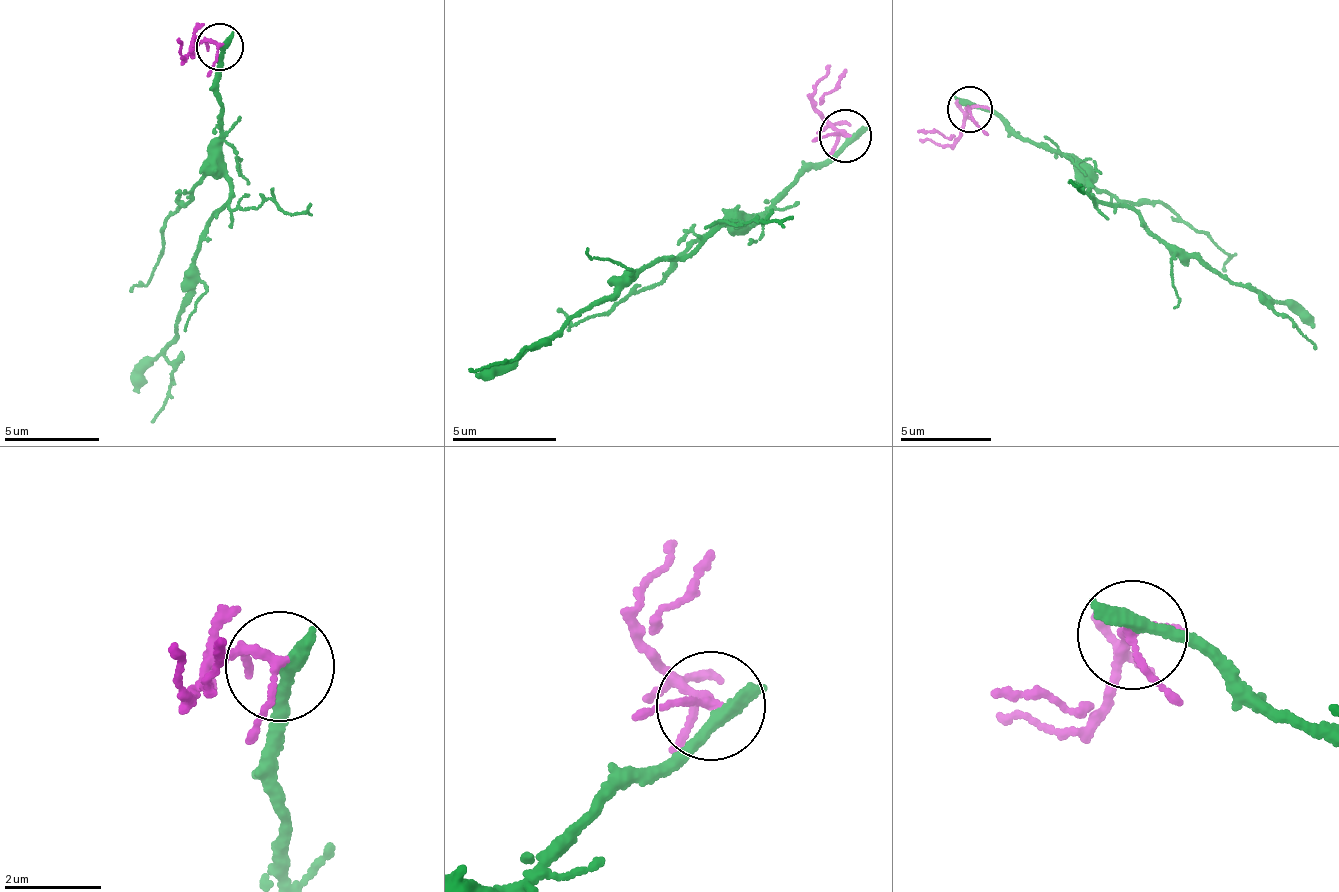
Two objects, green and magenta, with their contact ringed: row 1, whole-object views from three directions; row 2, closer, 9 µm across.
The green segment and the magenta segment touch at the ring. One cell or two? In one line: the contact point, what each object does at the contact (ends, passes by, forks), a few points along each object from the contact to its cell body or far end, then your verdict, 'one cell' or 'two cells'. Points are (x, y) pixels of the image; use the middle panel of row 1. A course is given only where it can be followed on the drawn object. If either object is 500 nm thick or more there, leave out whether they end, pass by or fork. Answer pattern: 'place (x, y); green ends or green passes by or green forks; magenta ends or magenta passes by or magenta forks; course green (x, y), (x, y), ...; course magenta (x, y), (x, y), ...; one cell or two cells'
place (845, 136); green ends; magenta forks; course green (845, 140), (755, 215), (730, 222), (685, 252), (634, 276), (527, 351), (469, 369); course magenta (845, 135), (816, 104), (817, 77), (832, 64); one cell

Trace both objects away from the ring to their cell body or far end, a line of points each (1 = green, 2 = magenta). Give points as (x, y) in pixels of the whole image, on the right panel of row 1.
1: (973, 108), (1072, 162), (1091, 194), (1132, 212), (1172, 246), (1258, 295), (1315, 350)
2: (969, 109), (956, 138), (934, 146), (918, 137)

